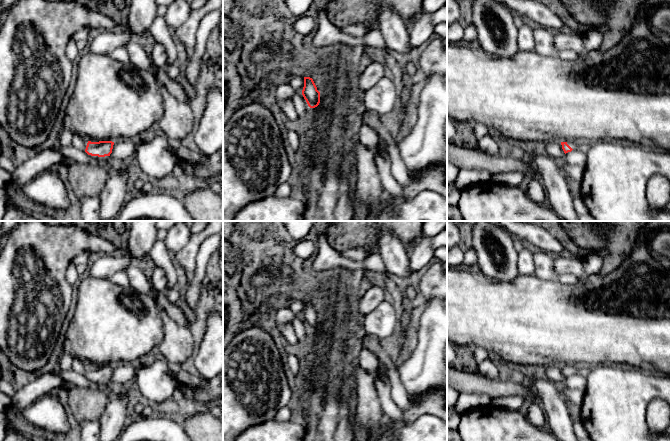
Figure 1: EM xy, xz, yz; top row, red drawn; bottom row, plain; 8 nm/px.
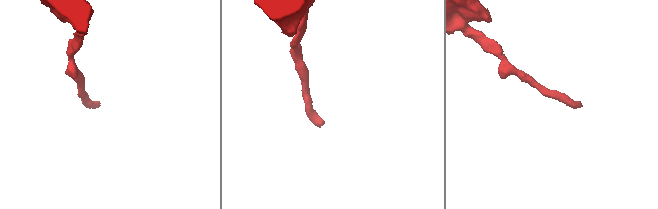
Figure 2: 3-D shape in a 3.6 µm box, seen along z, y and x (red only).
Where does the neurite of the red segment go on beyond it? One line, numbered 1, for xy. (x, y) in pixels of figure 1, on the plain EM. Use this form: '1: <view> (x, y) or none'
1: none

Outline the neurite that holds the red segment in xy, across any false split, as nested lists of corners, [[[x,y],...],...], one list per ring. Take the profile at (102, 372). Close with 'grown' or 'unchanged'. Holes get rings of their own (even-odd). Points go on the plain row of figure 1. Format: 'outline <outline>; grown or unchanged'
outline [[[88,365],[85,376],[91,380],[105,381],[112,377],[114,366],[112,365]]]; unchanged

